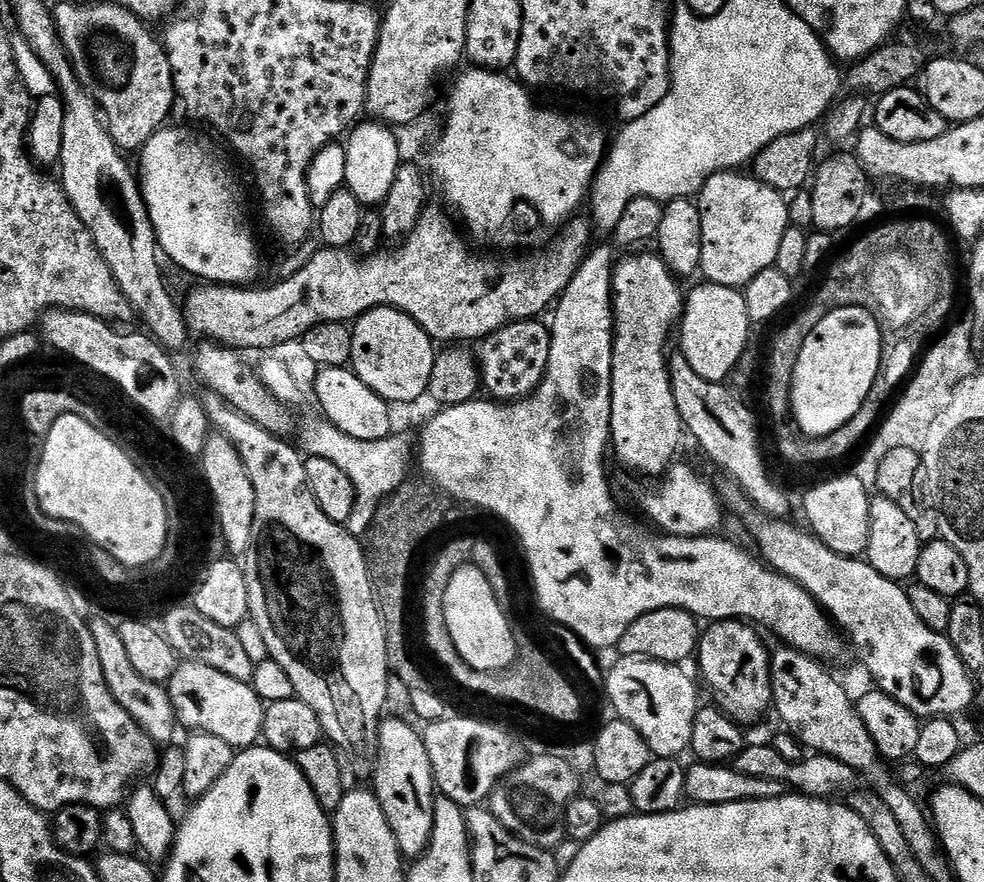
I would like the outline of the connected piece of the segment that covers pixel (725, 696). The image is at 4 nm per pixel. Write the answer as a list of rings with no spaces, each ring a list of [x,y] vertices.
[[[717,620],[703,629],[694,655],[696,660],[700,659],[700,672],[705,682],[721,700],[719,703],[726,709],[730,719],[741,726],[758,723],[772,708],[770,648],[760,641],[759,634],[751,623]]]

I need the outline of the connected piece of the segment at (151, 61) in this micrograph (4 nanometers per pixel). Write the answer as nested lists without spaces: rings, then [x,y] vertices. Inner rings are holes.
[[[115,2],[108,4],[60,4],[55,5],[54,15],[60,40],[69,59],[75,65],[77,78],[83,83],[99,105],[106,121],[107,132],[117,147],[125,153],[139,153],[155,132],[169,123],[168,115],[174,112],[176,87],[172,81],[172,67],[163,43],[152,37],[147,23],[133,16]]]

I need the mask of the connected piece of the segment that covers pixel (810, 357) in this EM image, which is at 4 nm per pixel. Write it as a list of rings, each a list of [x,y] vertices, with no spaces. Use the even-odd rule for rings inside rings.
[[[846,306],[826,314],[806,338],[792,371],[792,418],[805,437],[819,438],[844,428],[866,402],[882,358],[880,321],[870,310]]]

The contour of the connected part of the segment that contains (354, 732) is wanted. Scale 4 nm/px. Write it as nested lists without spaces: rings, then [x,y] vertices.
[[[213,395],[211,399],[206,404],[211,427],[240,449],[250,486],[254,486],[254,526],[250,546],[242,557],[246,590],[250,594],[248,615],[258,630],[262,630],[270,659],[286,672],[295,695],[317,714],[327,743],[339,749],[345,757],[352,756],[358,771],[371,773],[380,721],[385,715],[390,675],[386,642],[390,632],[381,605],[376,605],[377,593],[368,570],[365,545],[361,541],[359,544],[345,525],[335,524],[322,514],[308,485],[305,457],[295,447],[292,449],[287,439],[262,430],[224,403],[221,396]]]

